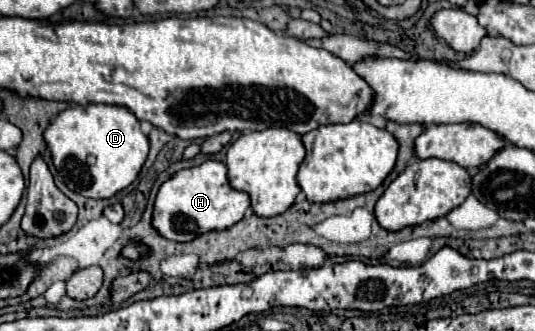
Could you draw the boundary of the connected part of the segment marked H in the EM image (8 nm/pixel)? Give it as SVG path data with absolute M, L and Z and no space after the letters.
M205 161L191 169L181 169L161 183L153 203L153 229L171 241L185 243L207 231L221 231L241 221L251 207L249 195L235 191L227 181L227 167L221 161Z

